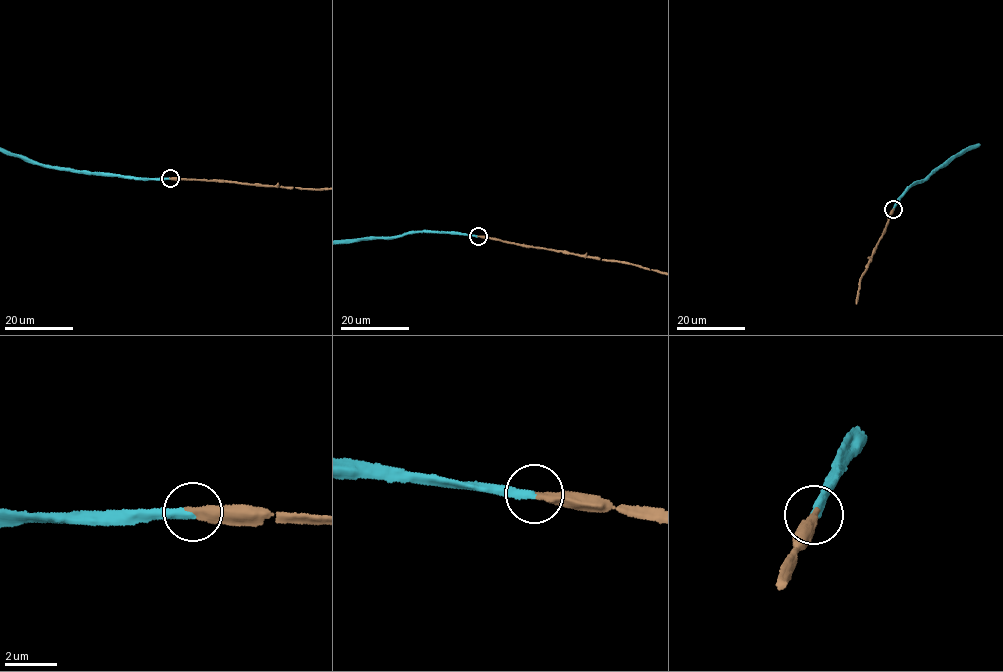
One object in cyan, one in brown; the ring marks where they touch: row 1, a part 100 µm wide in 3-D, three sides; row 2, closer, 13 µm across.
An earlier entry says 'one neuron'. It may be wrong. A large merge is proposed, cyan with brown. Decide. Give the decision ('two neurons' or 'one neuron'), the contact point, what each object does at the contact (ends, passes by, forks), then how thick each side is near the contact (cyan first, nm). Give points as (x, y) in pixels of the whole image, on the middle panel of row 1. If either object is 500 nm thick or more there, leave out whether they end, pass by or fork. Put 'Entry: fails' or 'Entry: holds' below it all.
one neuron | (478, 236) | cyan ends | brown ends | 340/400 nm
Entry: holds

